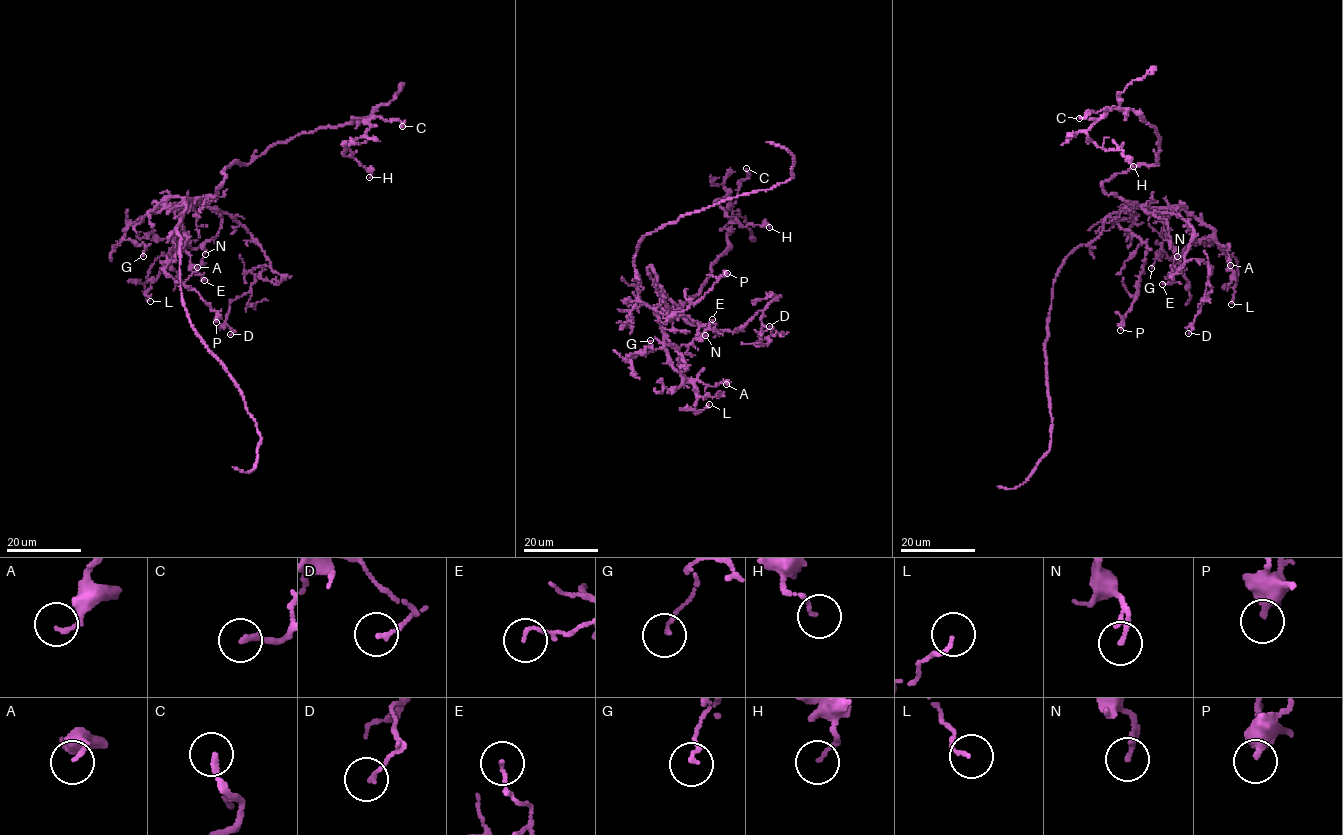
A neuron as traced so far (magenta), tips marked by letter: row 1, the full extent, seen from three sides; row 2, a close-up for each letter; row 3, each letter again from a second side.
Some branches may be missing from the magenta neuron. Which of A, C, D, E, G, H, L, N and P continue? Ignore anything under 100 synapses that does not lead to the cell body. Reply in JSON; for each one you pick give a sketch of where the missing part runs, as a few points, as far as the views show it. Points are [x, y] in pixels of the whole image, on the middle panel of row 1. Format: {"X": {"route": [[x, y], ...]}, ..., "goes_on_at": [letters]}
{"goes_on_at": []}

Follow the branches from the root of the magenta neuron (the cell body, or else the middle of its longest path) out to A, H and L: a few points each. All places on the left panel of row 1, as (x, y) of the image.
A: (195, 199), (184, 203), (178, 214), (180, 236), (186, 245), (192, 249), (205, 250), (201, 265), (197, 267)
H: (195, 199), (218, 193), (233, 162), (356, 118), (372, 118), (367, 139), (343, 153), (369, 177)
L: (195, 199), (184, 203), (180, 211), (180, 236), (173, 249), (159, 257), (149, 269), (144, 293), (150, 301)

